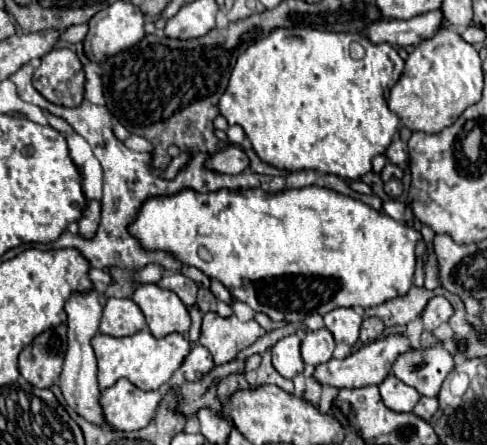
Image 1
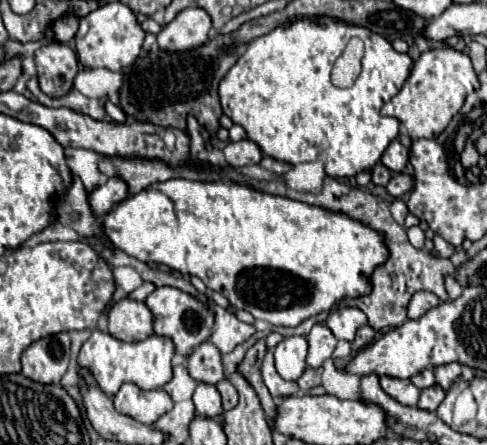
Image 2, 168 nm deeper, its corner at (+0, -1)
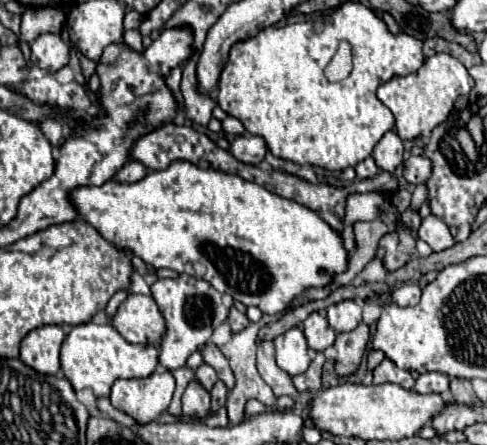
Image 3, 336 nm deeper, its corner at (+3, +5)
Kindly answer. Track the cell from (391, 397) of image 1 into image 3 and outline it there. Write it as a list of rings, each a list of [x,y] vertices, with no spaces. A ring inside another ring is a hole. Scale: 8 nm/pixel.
[[[383,360],[373,370],[373,384],[383,384],[383,382],[399,384],[405,390],[413,390],[413,386],[415,386],[415,380],[411,378],[411,374],[407,370],[401,370],[401,368],[393,366],[393,362],[389,362],[389,360]]]

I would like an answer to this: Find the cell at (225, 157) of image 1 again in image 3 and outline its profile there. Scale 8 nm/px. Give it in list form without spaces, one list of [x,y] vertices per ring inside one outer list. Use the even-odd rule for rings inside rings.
[[[241,134],[241,136],[237,136],[237,138],[231,142],[229,152],[231,152],[239,162],[259,164],[259,162],[263,162],[263,158],[265,158],[267,146],[265,146],[265,140],[263,140],[261,136]]]

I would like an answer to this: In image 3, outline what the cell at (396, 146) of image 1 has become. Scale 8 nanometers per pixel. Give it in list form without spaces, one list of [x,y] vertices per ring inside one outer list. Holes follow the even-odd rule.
[[[387,132],[373,150],[373,158],[377,166],[385,172],[395,172],[397,166],[403,162],[403,144],[395,132]]]

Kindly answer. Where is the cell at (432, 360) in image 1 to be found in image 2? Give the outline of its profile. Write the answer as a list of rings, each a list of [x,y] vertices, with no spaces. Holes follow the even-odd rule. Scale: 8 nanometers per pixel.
[[[424,370],[424,372],[420,372],[420,374],[416,374],[416,376],[412,376],[410,378],[420,390],[422,388],[430,388],[432,384],[434,384],[434,372],[430,372],[430,370]]]

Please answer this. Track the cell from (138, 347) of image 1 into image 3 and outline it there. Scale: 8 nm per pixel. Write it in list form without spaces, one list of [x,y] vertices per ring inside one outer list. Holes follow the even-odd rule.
[[[81,324],[71,330],[61,346],[61,370],[75,390],[91,388],[97,396],[109,396],[117,378],[147,378],[159,364],[159,350],[151,344],[129,344],[111,324]]]

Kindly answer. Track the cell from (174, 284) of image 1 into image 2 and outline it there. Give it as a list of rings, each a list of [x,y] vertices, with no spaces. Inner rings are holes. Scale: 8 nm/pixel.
[[[144,282],[142,286],[138,286],[134,292],[130,292],[128,294],[128,298],[132,298],[132,300],[138,300],[138,302],[144,302],[146,300],[146,296],[154,290],[156,286],[154,284],[150,284],[150,282]]]

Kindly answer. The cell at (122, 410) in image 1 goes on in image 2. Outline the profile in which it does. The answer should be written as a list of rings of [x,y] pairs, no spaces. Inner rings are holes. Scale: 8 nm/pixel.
[[[122,384],[114,396],[118,412],[132,416],[142,424],[154,424],[172,410],[172,398],[162,390],[140,390],[136,384]]]

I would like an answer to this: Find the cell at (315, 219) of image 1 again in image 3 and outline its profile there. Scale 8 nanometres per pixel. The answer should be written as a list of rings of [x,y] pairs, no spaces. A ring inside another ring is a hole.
[[[173,162],[167,170],[151,172],[135,184],[117,184],[109,180],[99,188],[83,186],[77,188],[71,198],[81,218],[113,246],[131,250],[157,270],[169,268],[179,274],[195,276],[193,264],[199,262],[207,268],[203,280],[213,288],[245,306],[257,306],[269,316],[285,314],[293,298],[299,298],[309,288],[327,286],[335,274],[347,272],[349,268],[343,236],[319,214],[293,200],[271,194],[255,182],[219,170],[201,170],[191,162]]]

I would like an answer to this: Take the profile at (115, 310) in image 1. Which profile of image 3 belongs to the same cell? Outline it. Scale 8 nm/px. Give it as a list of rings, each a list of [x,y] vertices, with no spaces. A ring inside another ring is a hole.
[[[129,294],[115,316],[111,318],[113,328],[131,344],[151,344],[159,348],[161,334],[165,332],[165,320],[157,310],[151,296]]]

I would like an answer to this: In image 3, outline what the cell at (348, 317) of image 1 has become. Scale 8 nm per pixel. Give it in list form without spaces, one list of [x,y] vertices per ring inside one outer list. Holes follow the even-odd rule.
[[[341,300],[327,308],[329,326],[341,334],[351,332],[361,322],[361,304],[355,300]]]

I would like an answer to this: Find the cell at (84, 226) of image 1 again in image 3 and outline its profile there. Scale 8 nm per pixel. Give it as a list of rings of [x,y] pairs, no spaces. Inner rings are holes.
[[[131,160],[127,166],[123,166],[111,180],[113,182],[123,182],[123,184],[133,184],[133,182],[139,182],[143,176],[147,174],[147,168],[141,164],[141,162],[135,162]]]

